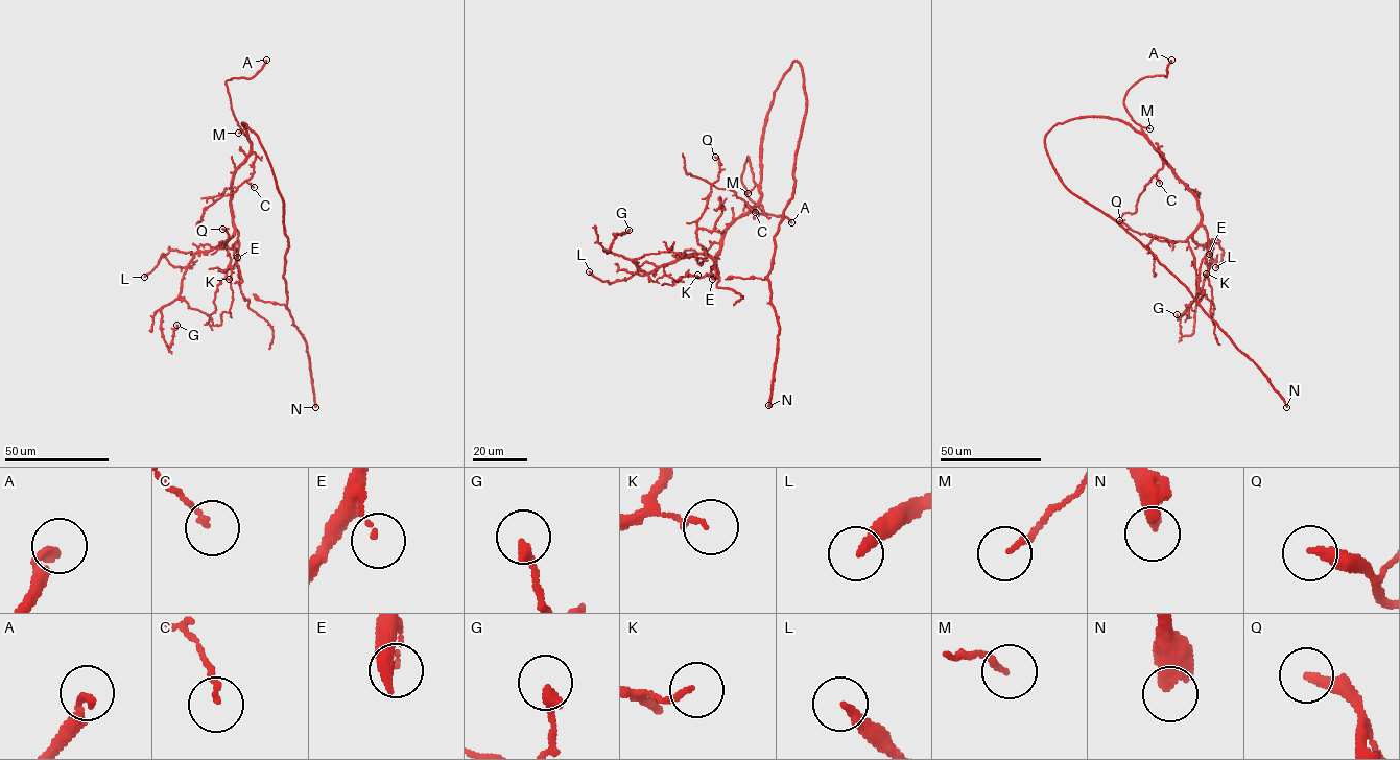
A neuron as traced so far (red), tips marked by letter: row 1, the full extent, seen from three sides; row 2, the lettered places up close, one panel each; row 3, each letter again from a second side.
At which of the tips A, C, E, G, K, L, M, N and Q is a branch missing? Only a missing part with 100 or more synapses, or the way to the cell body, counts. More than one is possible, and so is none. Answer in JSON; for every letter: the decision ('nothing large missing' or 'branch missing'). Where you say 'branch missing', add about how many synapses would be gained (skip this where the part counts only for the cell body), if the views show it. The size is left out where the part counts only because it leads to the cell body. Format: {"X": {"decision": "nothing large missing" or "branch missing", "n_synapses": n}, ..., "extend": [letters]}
{"A": {"decision": "branch missing"}, "C": {"decision": "nothing large missing"}, "E": {"decision": "nothing large missing"}, "G": {"decision": "nothing large missing"}, "K": {"decision": "nothing large missing"}, "L": {"decision": "nothing large missing"}, "M": {"decision": "nothing large missing"}, "N": {"decision": "branch missing", "n_synapses": 200}, "Q": {"decision": "nothing large missing"}, "extend": ["A", "N"]}

